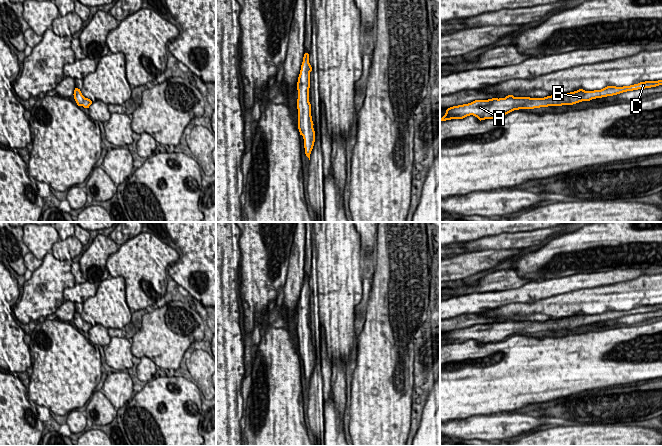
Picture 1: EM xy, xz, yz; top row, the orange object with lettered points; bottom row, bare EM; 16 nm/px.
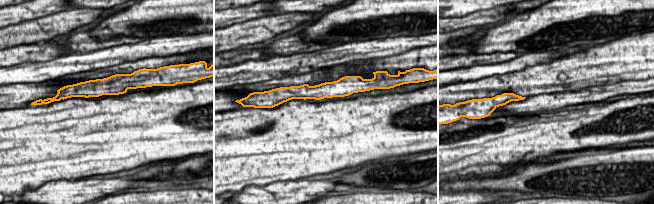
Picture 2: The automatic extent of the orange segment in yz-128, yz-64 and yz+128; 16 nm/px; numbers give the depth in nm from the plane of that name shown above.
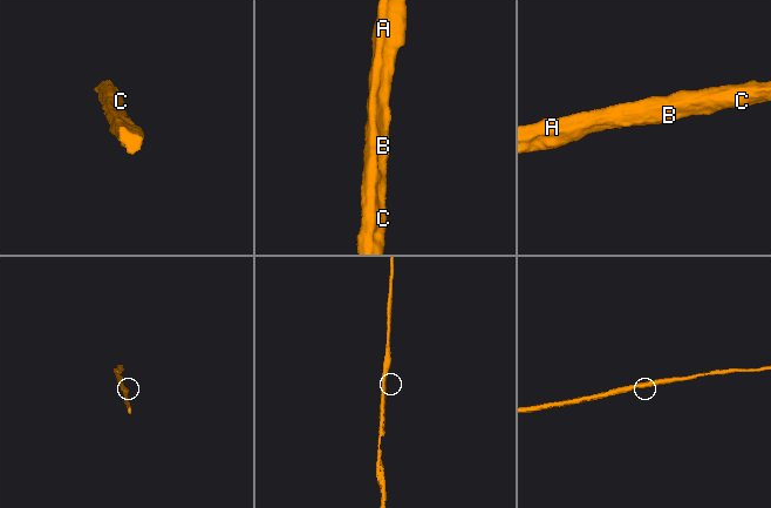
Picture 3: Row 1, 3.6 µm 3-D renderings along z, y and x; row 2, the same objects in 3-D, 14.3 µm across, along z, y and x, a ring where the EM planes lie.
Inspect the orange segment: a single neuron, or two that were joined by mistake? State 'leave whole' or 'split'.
leave whole

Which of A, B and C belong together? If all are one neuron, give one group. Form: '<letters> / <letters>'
A B C

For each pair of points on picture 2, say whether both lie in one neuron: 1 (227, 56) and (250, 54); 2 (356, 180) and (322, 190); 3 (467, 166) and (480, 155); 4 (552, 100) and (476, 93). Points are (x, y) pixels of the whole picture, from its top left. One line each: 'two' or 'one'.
1: one
2: two
3: one
4: two

